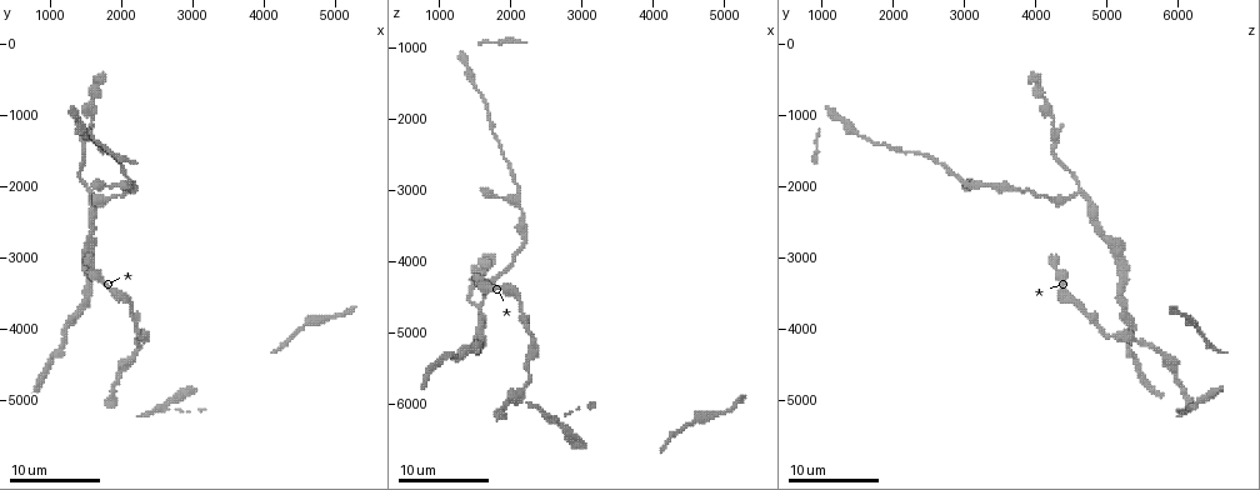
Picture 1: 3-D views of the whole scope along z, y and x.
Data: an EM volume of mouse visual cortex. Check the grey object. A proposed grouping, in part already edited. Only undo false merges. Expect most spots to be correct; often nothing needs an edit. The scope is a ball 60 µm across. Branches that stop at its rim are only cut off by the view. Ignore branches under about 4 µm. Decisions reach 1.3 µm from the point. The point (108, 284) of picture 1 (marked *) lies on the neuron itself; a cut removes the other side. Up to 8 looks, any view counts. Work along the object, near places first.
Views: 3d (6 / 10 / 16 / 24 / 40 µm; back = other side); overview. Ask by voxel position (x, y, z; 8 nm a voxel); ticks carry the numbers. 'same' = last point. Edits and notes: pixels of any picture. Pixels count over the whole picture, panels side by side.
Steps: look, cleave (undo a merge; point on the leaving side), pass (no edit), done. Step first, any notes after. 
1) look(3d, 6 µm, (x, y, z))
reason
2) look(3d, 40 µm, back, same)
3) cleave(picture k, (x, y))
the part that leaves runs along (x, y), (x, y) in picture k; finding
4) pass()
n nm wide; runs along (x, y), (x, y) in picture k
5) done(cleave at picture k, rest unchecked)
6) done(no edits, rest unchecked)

look(3d, 16 µm, (1550, 2100, 4650))
three arms meet

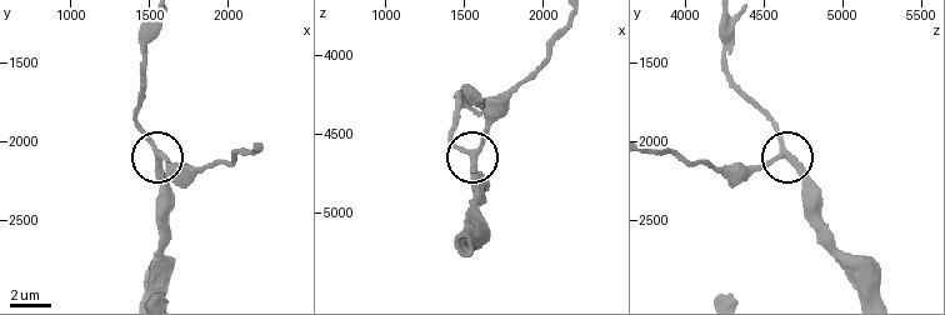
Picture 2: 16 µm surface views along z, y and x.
look(3d, 6 µm, (1560, 2080, 4640))
closer look

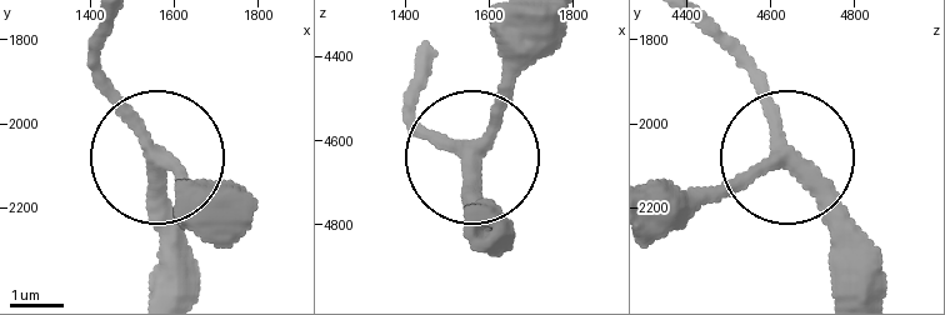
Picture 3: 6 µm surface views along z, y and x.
pass()
270 nm wide; continuous, no second neuron

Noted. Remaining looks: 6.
look(3d, 10 µm, (1600, 1050, 4250))
thin neck

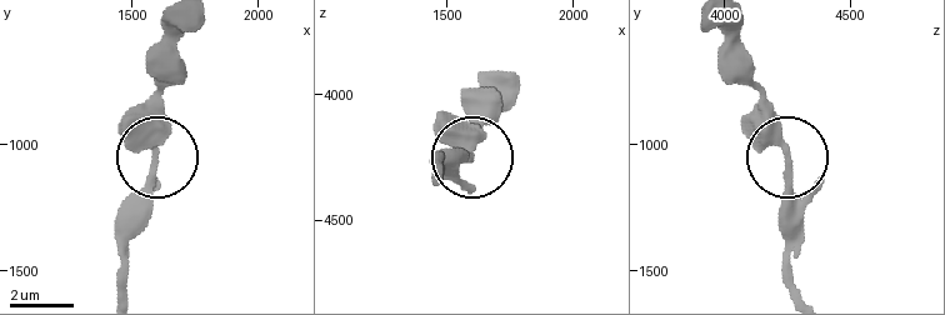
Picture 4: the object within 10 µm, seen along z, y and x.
look(3d, 10 µm, back, (1580, 1080, 4270))

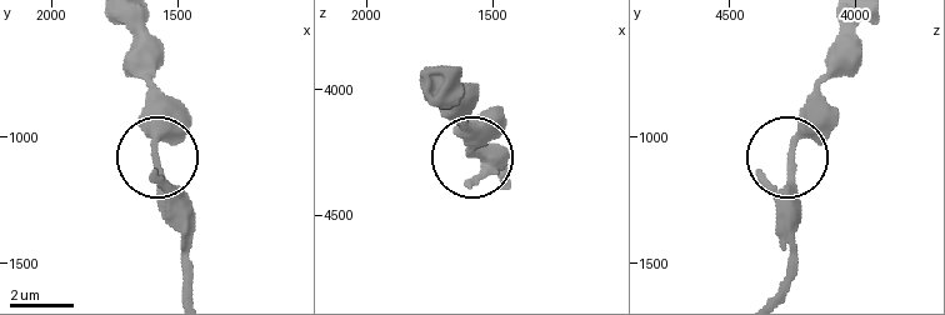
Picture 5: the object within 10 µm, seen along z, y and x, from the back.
pass()
continuous, no second neuron

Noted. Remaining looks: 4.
look(3d, 6 µm, (2300, 4100, 5150))
sudden change in width

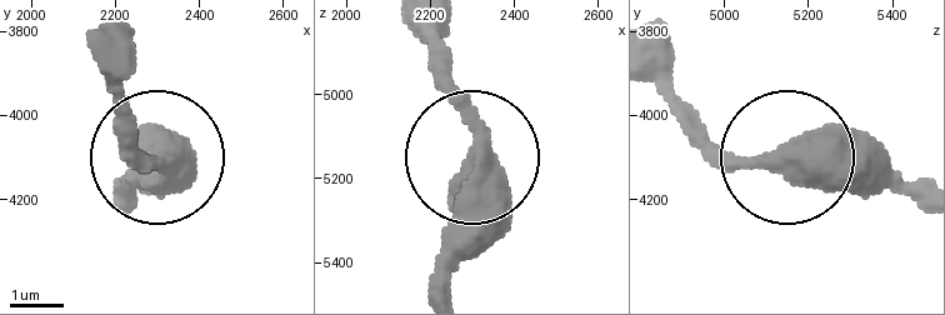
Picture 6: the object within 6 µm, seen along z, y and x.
pass()
runs along (421, 24), (466, 131), (453, 293) in picture 6; all the same neuron

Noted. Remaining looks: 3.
look(3d, 6 µm, (1650, 2650, 4900))

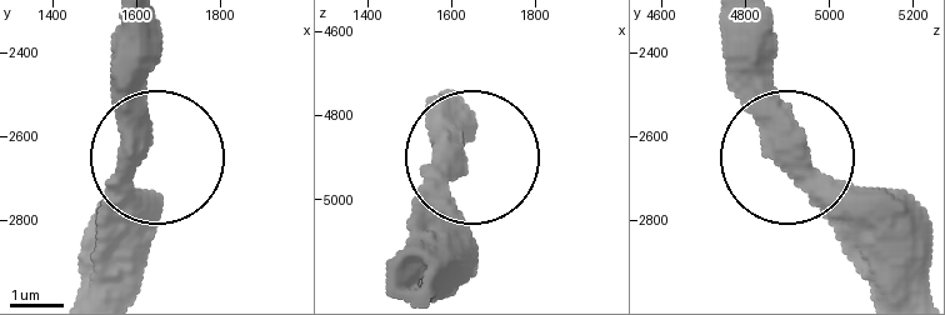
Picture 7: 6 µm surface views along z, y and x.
look(3d, 6 µm, back, (1610, 2615, 4915))
other side

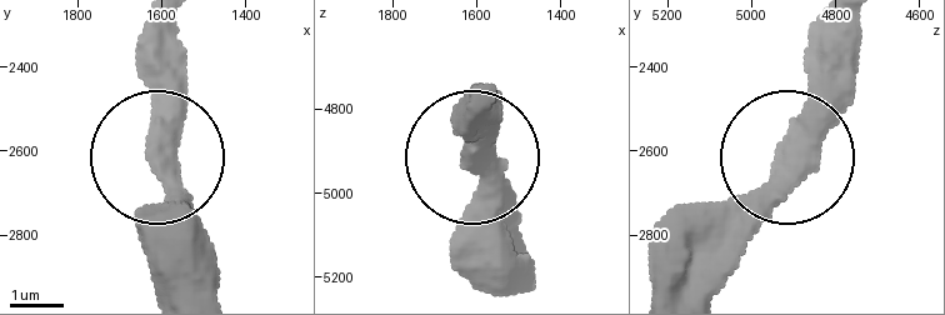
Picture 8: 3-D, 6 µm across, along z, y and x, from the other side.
pass()
continuous, no second neuron

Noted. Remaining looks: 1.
done(no edits, rest unchecked)

